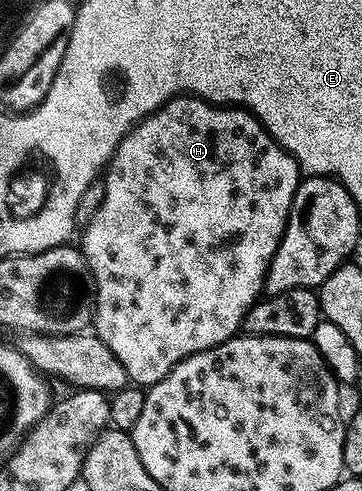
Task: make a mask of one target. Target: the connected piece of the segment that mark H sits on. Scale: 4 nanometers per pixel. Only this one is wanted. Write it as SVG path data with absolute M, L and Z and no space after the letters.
M176 95L158 107L152 115L135 124L121 145L117 145L105 168L104 200L93 213L92 219L82 228L81 250L95 278L94 334L99 335L101 341L105 341L105 345L109 345L109 350L117 356L117 361L125 365L125 373L132 384L143 389L152 387L181 361L185 361L185 357L221 345L226 339L233 339L240 334L245 313L257 302L263 291L263 282L273 253L277 253L277 245L283 236L287 214L300 178L298 161L266 131L257 116L234 105L207 103L196 95Z

